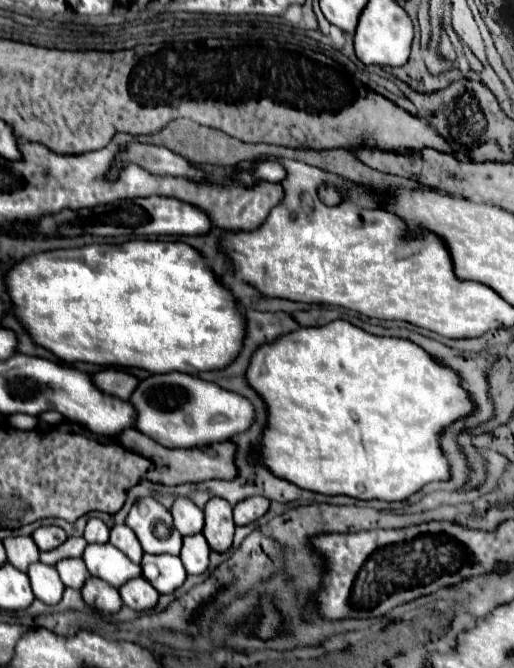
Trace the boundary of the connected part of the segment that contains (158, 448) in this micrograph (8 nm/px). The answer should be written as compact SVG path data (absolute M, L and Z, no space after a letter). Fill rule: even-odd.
M138 429L126 431L118 441L124 443L124 447L132 447L132 451L140 451L140 455L154 461L156 469L148 473L148 481L154 481L154 483L186 485L186 483L200 483L200 481L208 481L208 479L226 479L228 481L228 479L238 477L238 467L234 463L236 445L232 441L214 443L214 445L200 447L200 449L168 449L168 447L162 447L160 443L156 443L154 439L146 437L144 433L140 433Z

